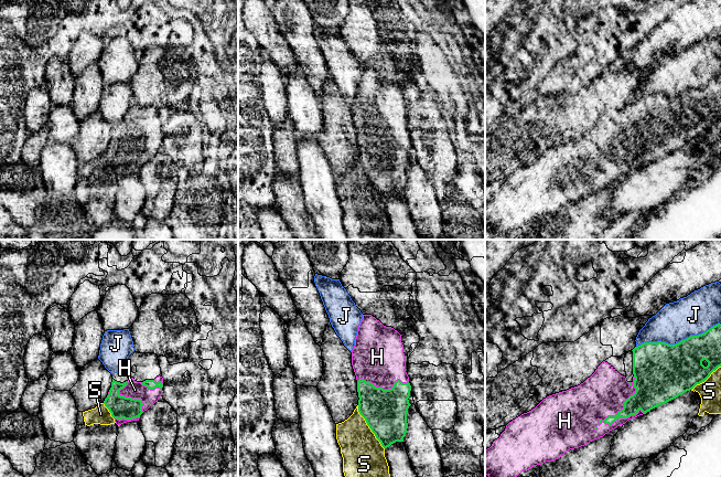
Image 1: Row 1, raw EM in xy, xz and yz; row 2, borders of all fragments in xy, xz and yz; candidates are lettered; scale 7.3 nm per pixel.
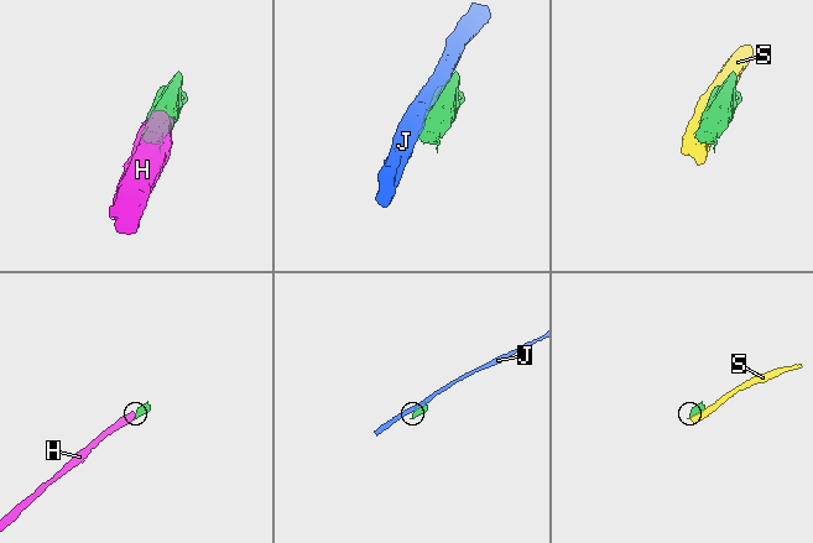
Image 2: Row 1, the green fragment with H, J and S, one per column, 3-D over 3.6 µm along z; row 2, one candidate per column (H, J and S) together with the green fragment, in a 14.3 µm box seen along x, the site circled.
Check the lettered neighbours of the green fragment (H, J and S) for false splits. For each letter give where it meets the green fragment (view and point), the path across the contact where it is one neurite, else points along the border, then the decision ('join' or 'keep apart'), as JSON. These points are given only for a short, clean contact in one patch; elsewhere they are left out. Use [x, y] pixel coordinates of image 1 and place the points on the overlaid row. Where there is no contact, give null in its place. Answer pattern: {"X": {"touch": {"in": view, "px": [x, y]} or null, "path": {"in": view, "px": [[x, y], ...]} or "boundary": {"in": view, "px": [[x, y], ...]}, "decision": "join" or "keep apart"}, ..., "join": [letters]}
{"H": {"touch": {"in": "yz", "px": [624, 404]}, "decision": "join"}, "J": {"touch": {"in": "yz", "px": [678, 342]}, "decision": "keep apart"}, "S": {"touch": {"in": "xz", "px": [369, 427]}, "decision": "keep apart"}, "join": ["H"]}

